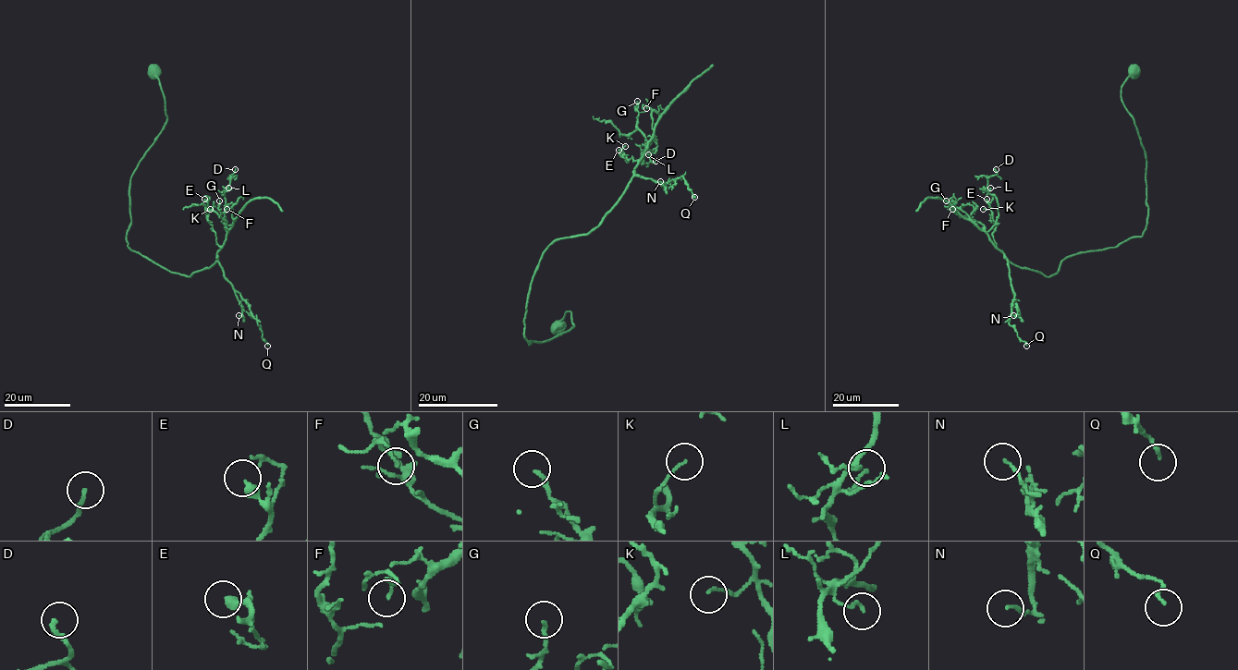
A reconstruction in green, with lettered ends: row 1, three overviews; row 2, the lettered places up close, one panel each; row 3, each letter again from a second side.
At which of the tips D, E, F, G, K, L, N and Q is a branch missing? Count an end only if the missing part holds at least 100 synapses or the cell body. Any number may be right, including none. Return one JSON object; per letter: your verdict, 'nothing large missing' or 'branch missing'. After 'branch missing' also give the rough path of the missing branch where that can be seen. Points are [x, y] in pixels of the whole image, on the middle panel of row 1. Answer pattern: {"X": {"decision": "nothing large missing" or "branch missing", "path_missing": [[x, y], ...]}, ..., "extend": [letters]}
{"D": {"decision": "nothing large missing"}, "E": {"decision": "nothing large missing"}, "F": {"decision": "nothing large missing"}, "G": {"decision": "nothing large missing"}, "K": {"decision": "nothing large missing"}, "L": {"decision": "nothing large missing"}, "N": {"decision": "nothing large missing"}, "Q": {"decision": "nothing large missing"}, "extend": []}

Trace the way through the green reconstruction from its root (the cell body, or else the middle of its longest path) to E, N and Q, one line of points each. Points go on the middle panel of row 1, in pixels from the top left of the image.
E: (557, 324), (569, 311), (569, 331), (523, 336), (532, 278), (618, 200), (637, 164), (618, 150)
N: (557, 324), (569, 311), (569, 331), (523, 336), (543, 252), (593, 231), (634, 176), (664, 189), (660, 181)
Q: (557, 324), (569, 311), (569, 331), (523, 336), (550, 244), (593, 231), (634, 176), (682, 176), (694, 197)

